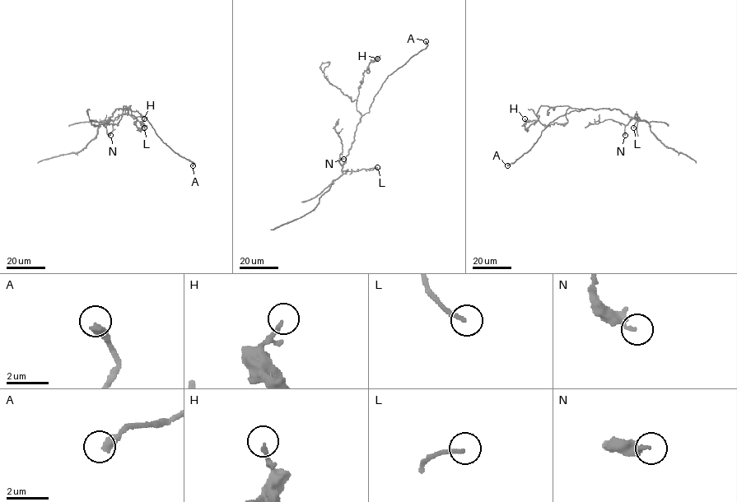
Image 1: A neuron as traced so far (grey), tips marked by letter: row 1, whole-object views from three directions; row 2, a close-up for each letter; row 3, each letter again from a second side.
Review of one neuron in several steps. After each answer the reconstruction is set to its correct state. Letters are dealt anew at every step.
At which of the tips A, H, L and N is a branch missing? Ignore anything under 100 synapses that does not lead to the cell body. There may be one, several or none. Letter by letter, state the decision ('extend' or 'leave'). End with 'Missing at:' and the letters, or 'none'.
A: extend
H: leave
L: leave
N: leave
Missing at: A

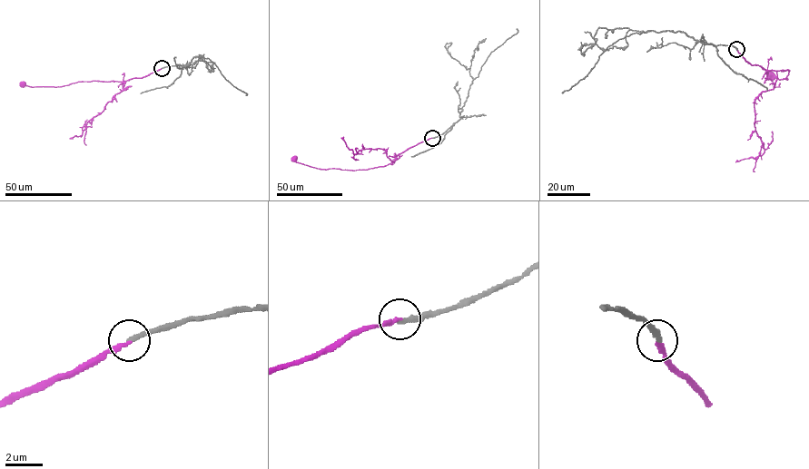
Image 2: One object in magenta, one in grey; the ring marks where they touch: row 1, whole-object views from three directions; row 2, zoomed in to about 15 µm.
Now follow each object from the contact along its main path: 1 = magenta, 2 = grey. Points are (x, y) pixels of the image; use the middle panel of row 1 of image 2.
1: (432, 137), (399, 153), (393, 161), (365, 170), (320, 169), (294, 160)
2: (432, 137), (440, 135), (459, 119), (470, 84), (478, 76), (481, 66), (491, 52), (517, 32), (517, 28)

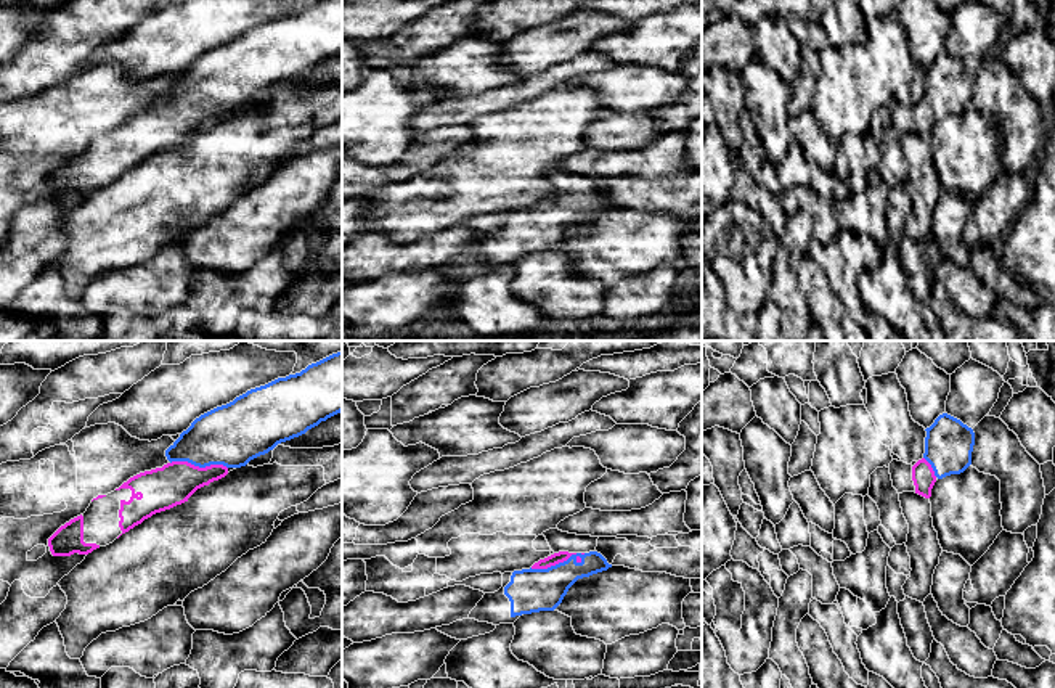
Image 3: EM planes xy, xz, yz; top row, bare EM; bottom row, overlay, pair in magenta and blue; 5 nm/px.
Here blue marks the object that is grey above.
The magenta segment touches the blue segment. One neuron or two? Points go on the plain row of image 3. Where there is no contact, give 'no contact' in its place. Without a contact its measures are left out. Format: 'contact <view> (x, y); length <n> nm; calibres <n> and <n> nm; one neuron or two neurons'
contact xz (558, 203); length 280 nm; calibres 60 and 220 nm; one neuron

